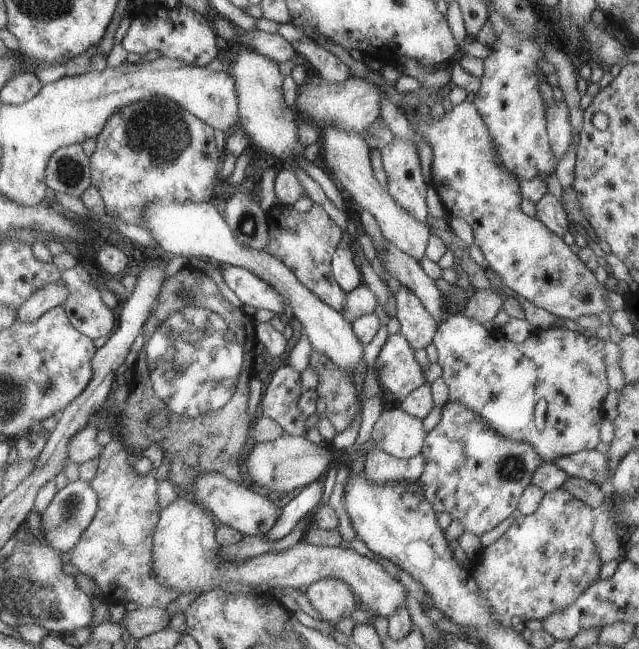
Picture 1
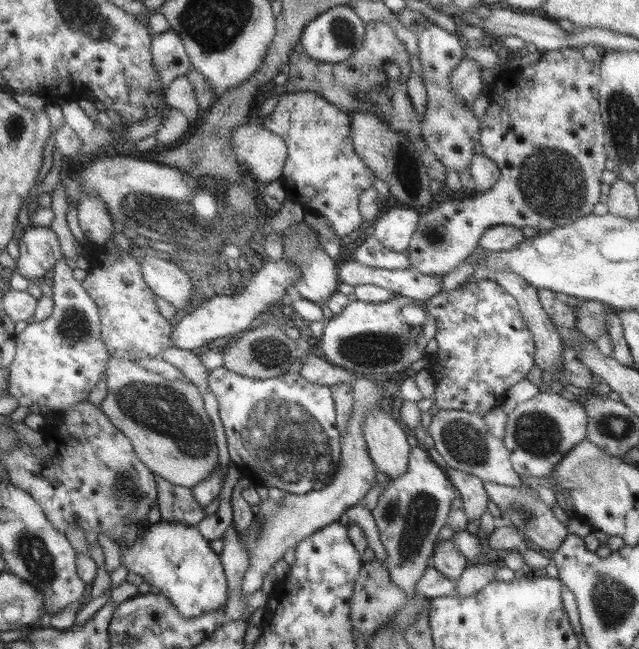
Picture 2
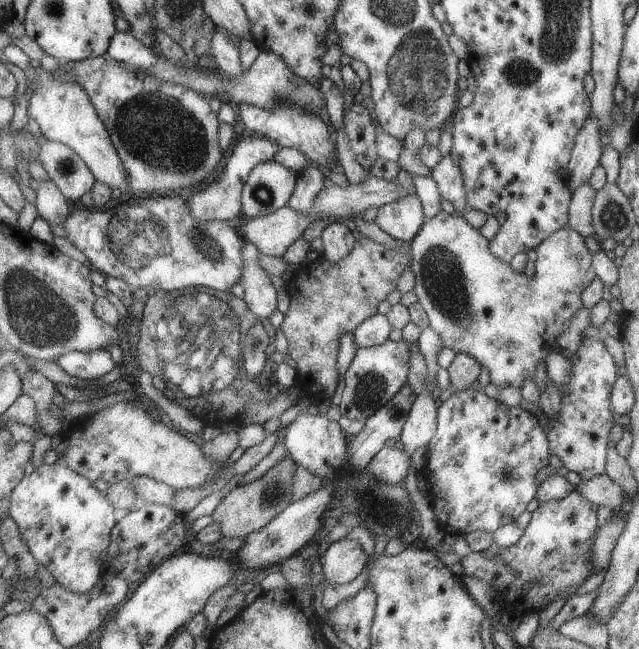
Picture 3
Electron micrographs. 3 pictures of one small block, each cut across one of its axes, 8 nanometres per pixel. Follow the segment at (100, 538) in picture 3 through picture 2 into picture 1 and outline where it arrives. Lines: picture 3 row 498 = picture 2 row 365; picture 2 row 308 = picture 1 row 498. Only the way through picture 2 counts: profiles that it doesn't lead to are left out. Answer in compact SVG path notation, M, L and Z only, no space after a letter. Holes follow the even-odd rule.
M79 479L69 482L61 490L56 490L53 499L47 504L45 512L41 513L41 517L38 519L45 540L59 553L71 550L73 544L77 544L77 540L81 538L81 532L89 526L91 518L95 516L95 510L97 510L97 496L91 486Z

